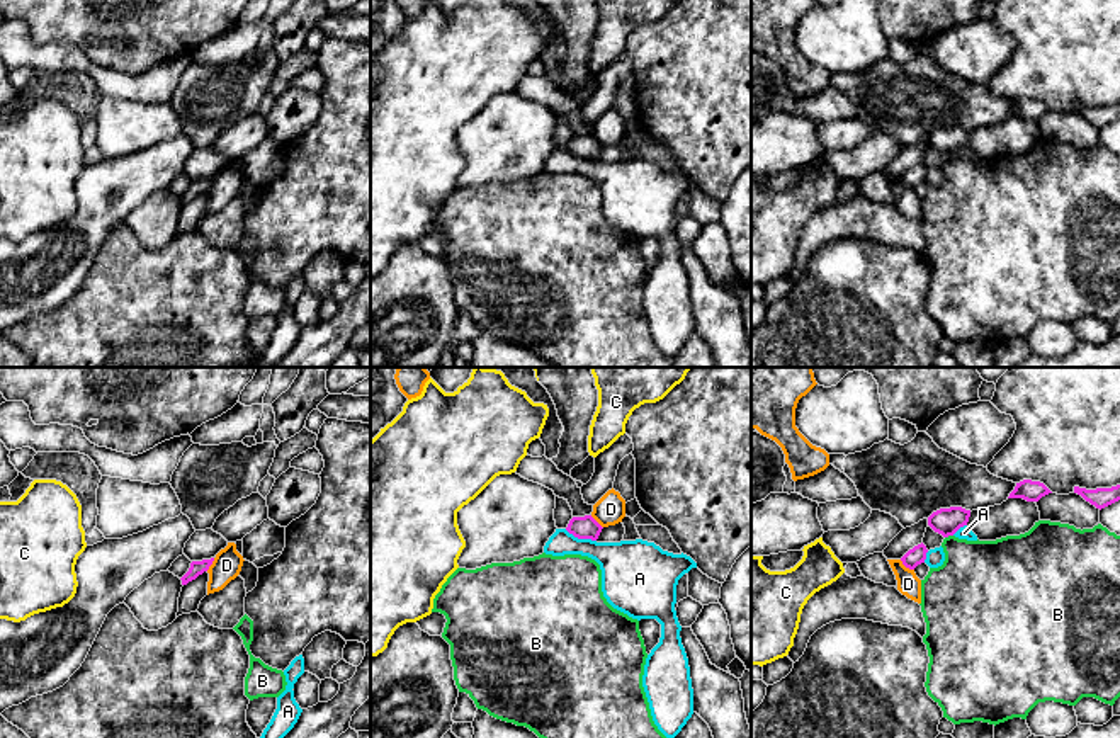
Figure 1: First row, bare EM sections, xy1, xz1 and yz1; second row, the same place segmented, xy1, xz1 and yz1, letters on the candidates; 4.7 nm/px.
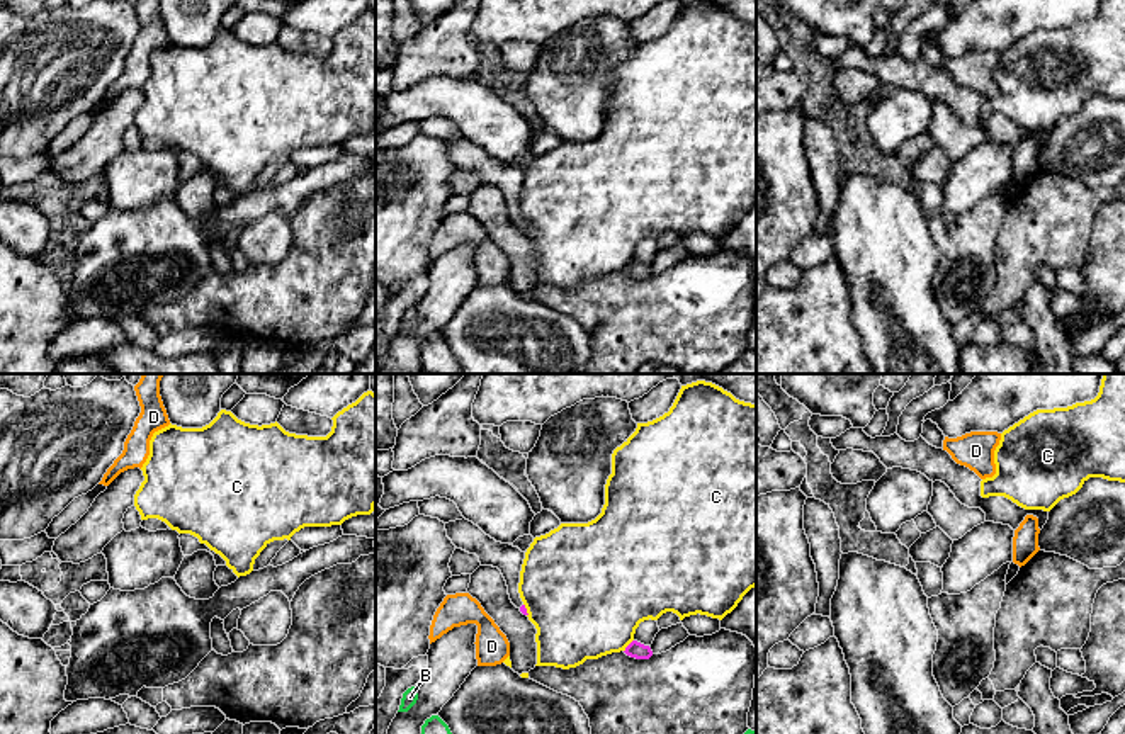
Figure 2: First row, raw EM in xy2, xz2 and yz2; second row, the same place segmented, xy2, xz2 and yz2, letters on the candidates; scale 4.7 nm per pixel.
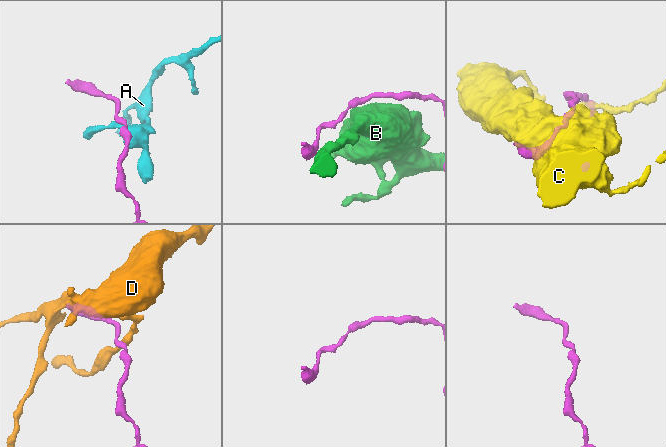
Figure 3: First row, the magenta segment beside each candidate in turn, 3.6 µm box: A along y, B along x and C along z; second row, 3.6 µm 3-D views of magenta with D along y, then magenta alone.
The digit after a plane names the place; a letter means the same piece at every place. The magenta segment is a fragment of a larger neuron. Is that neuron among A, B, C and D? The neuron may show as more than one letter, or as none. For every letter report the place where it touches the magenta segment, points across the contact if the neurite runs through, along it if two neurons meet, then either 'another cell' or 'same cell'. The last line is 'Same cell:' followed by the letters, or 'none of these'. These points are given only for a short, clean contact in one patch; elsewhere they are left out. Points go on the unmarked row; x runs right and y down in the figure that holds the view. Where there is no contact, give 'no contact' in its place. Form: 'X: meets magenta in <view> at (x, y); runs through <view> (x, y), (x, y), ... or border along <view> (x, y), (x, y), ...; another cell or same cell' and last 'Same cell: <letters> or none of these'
A: meets magenta in xz1 at (580, 157); border along xz1 (565, 148), (578, 157), (595, 160); another cell
B: meets magenta in yz1 at (949, 153); border along yz1 (952, 153), (945, 157); another cell
C: meets magenta in xz2 at (627, 265); another cell
D: meets magenta in yz1 at (906, 186); border along yz1 (899, 179), (913, 189); another cell
Same cell: none of these

